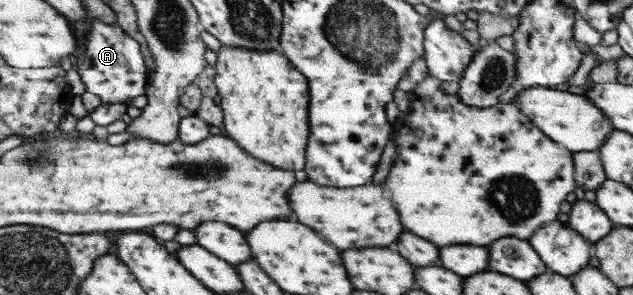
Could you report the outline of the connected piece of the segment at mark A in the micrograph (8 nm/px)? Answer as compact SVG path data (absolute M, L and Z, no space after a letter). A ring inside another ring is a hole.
M95 19L79 47L82 48L82 54L78 57L77 71L86 91L102 98L105 104L126 105L131 98L147 92L146 85L148 86L150 76L144 54L140 50L140 44L128 36L120 24L104 24L102 20Z

